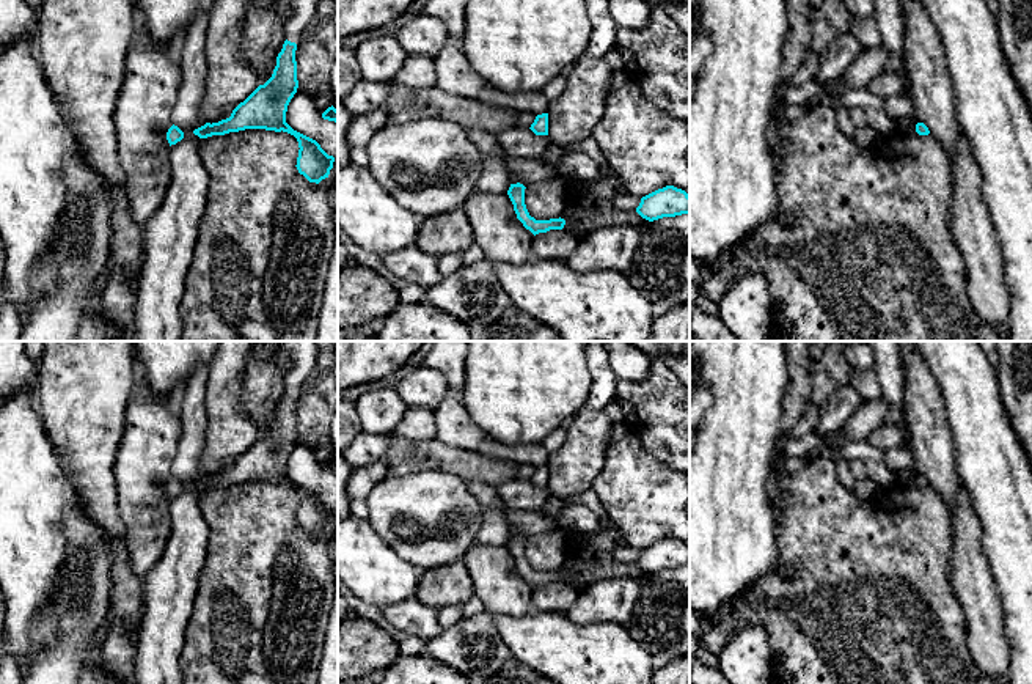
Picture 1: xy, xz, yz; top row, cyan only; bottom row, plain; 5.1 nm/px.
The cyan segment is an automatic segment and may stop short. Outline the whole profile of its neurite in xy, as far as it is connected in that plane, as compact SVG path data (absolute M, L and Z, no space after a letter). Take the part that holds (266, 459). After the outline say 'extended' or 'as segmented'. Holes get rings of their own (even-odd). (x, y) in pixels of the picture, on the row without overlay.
M283 341L280 359L286 362L283 370L286 393L276 409L272 429L240 454L229 470L212 476L206 475L193 486L207 491L245 481L287 484L298 494L295 517L298 525L309 535L319 536L328 530L335 509L328 508L316 492L294 483L286 475L287 458L298 440L295 403L305 381L314 370L317 341Z; extended

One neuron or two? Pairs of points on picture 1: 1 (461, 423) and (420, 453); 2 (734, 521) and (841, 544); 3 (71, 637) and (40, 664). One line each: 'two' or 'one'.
1: two
2: two
3: one

